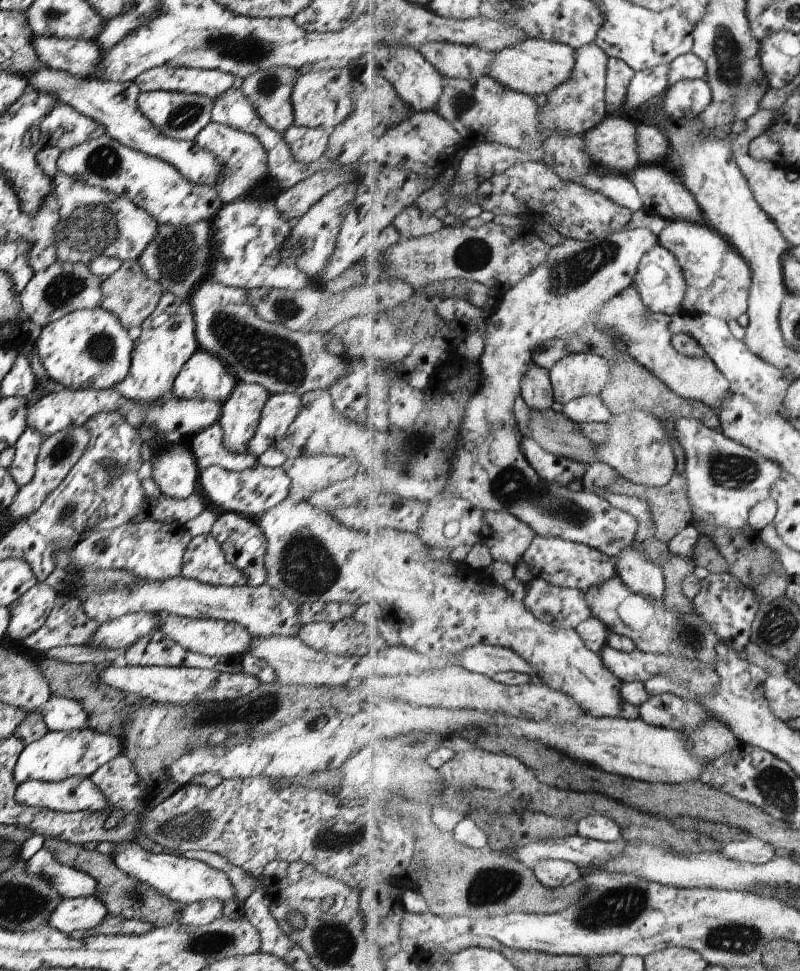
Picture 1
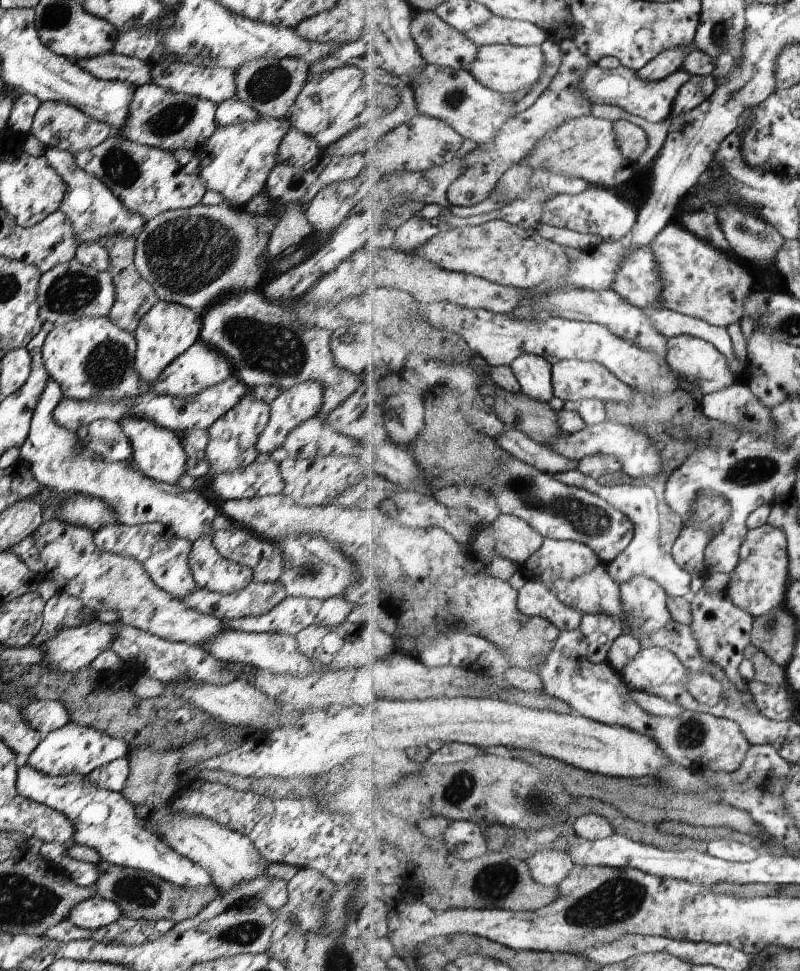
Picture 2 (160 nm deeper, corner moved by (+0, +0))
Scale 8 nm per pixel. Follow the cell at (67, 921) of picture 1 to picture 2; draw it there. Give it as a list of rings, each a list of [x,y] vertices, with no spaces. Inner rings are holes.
[[[96,894],[76,904],[68,912],[68,918],[65,920],[73,926],[94,931],[111,924],[121,915],[120,908],[114,902],[105,900]]]

